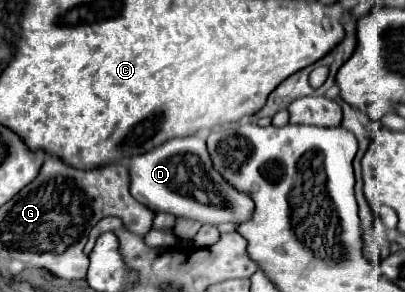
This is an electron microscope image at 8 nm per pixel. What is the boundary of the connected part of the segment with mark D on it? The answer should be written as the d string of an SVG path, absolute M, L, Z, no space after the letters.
M198 135L176 137L148 153L130 157L128 173L132 197L154 213L166 211L176 217L196 219L208 225L226 221L238 225L240 221L246 221L254 209L250 197L244 197L244 193L236 193L236 189L232 189L232 185L228 185L224 177L216 173L216 169L212 169L206 141Z

